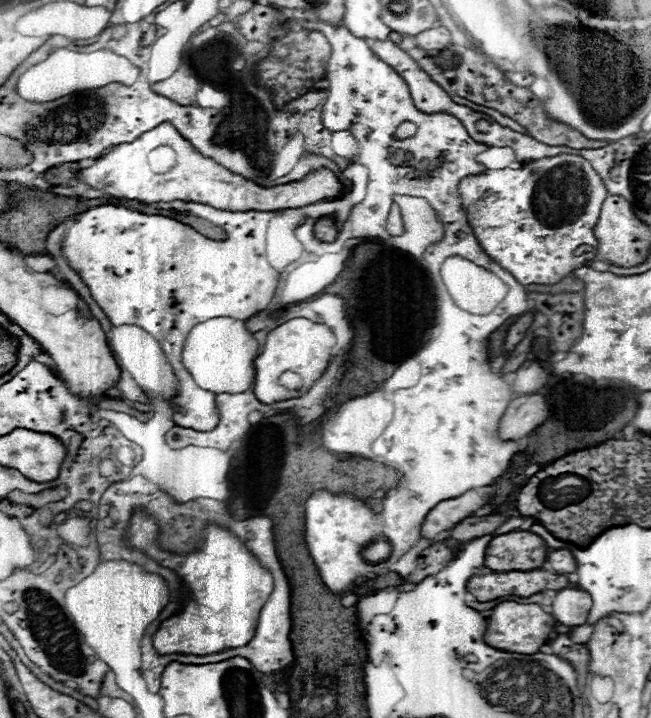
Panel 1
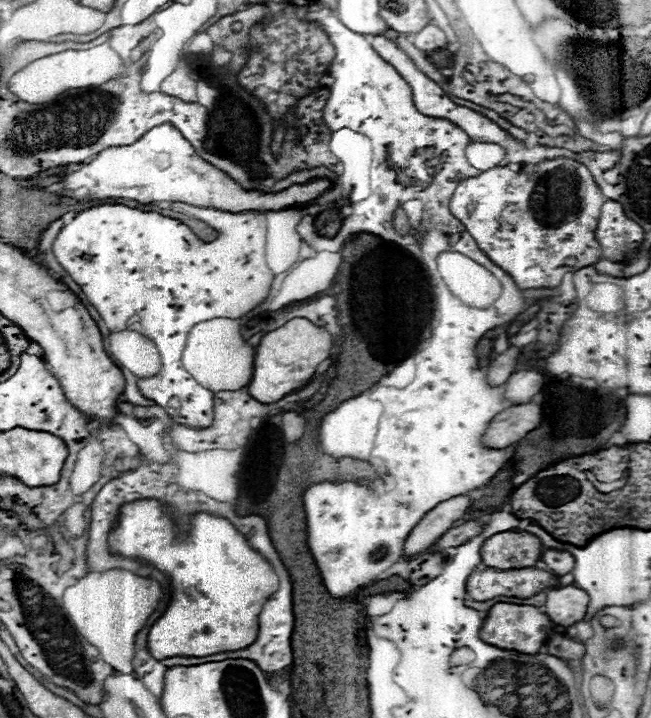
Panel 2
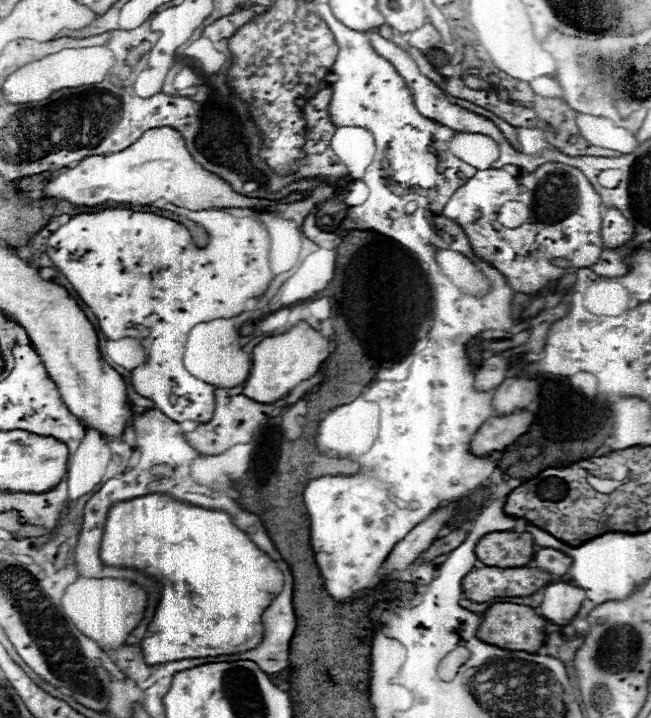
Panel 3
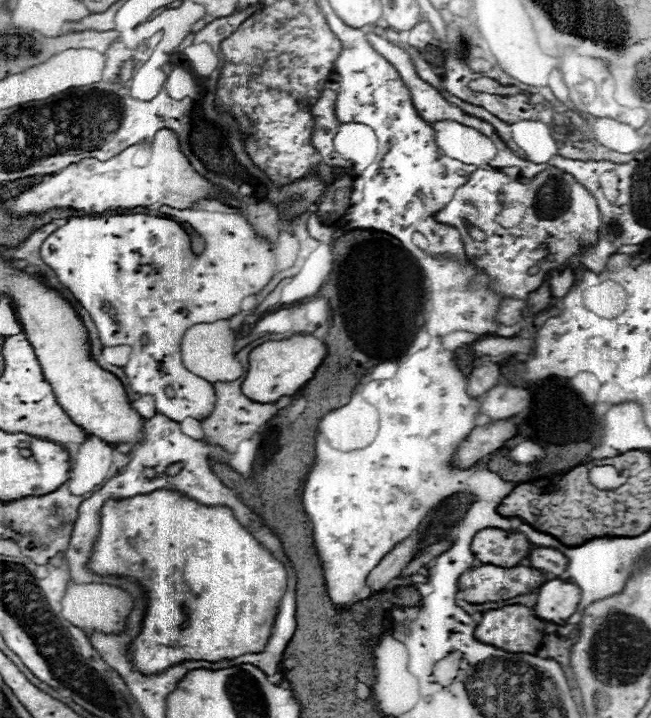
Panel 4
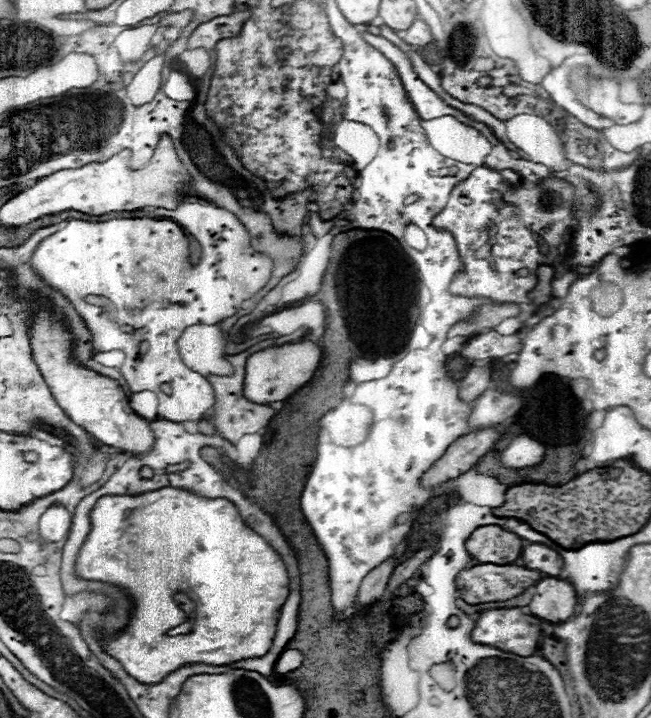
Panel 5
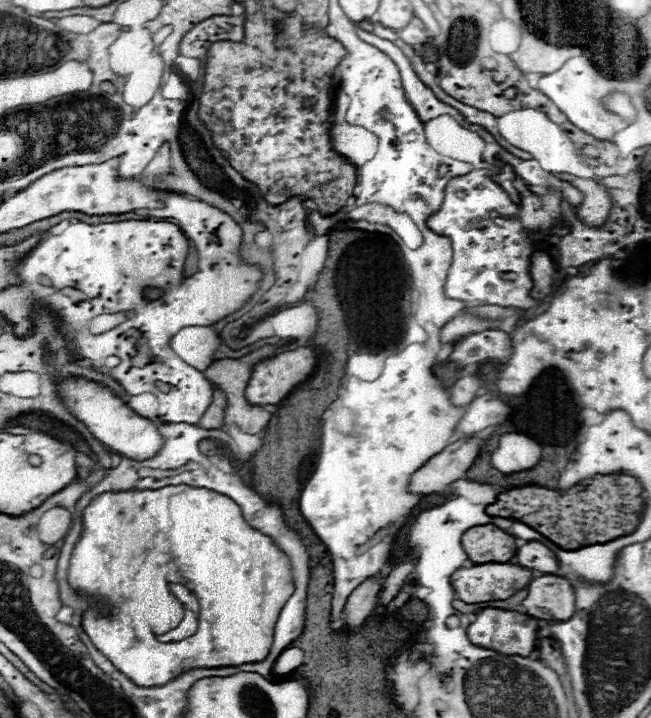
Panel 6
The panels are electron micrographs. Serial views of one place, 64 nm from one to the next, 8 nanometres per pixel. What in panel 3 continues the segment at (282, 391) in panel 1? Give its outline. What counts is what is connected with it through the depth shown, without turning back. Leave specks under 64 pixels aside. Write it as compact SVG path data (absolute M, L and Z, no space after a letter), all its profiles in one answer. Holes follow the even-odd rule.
M304 322L296 324L294 328L290 328L280 336L264 338L252 350L252 370L248 374L248 380L244 382L244 394L252 396L252 400L260 400L262 404L272 404L280 400L282 396L290 394L300 382L308 380L318 372L320 364L330 354L328 346L330 342Z

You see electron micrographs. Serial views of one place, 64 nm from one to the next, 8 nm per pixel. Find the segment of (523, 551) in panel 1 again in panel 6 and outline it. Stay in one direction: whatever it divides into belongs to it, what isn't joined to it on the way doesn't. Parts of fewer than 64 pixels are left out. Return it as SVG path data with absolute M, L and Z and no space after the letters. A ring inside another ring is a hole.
M494 524L472 526L462 536L462 548L474 564L508 562L516 556L516 538Z

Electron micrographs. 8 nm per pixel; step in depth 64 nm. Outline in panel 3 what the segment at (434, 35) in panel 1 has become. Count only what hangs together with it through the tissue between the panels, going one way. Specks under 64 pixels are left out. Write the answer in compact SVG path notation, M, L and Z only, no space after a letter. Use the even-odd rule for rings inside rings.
M424 24L422 28L416 28L408 34L408 44L418 50L430 50L440 42L440 34L432 24Z

